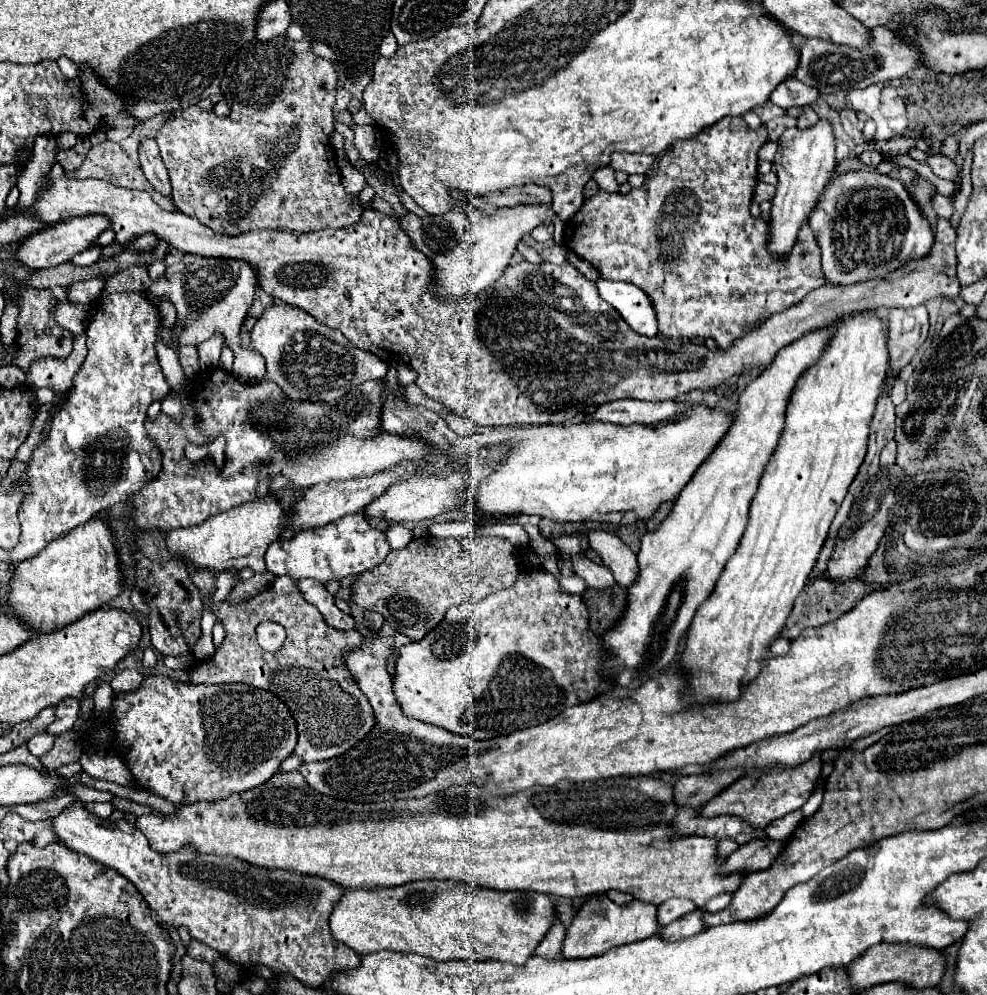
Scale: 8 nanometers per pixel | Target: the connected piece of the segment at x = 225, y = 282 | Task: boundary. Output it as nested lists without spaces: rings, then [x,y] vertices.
[[[195,258],[183,272],[177,274],[161,274],[151,282],[149,292],[157,298],[169,300],[177,310],[179,324],[179,344],[197,346],[209,336],[221,334],[225,338],[225,346],[235,352],[235,374],[239,378],[261,382],[265,376],[263,358],[257,352],[241,346],[241,326],[247,316],[247,310],[253,302],[253,294],[257,288],[257,274],[251,264],[239,260],[219,260],[219,258]]]

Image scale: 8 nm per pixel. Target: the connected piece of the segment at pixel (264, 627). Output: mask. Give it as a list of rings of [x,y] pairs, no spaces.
[[[261,622],[257,626],[257,640],[265,650],[277,652],[277,642],[281,642],[281,626],[275,622]]]

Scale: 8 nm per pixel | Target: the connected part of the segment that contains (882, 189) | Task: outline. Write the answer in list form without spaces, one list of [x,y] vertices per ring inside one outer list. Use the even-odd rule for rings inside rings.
[[[867,170],[843,174],[843,184],[829,184],[809,216],[819,240],[823,272],[831,284],[855,284],[879,278],[905,262],[931,252],[933,234],[905,186],[885,174]]]

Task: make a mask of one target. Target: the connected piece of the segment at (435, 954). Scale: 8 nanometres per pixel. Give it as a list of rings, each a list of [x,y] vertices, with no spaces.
[[[419,880],[383,890],[347,890],[331,914],[331,934],[359,954],[377,950],[393,950],[401,954],[423,954],[437,962],[441,960],[499,960],[525,964],[535,952],[557,916],[555,900],[537,892],[495,892],[459,884],[453,880]]]

